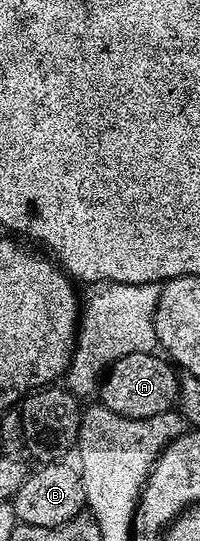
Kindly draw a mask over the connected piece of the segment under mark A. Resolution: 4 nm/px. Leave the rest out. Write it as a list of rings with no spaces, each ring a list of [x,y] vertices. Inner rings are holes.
[[[131,352],[131,356],[115,360],[100,383],[100,405],[124,418],[159,416],[174,409],[179,389],[178,371],[164,357],[156,358],[155,355],[153,352]]]

